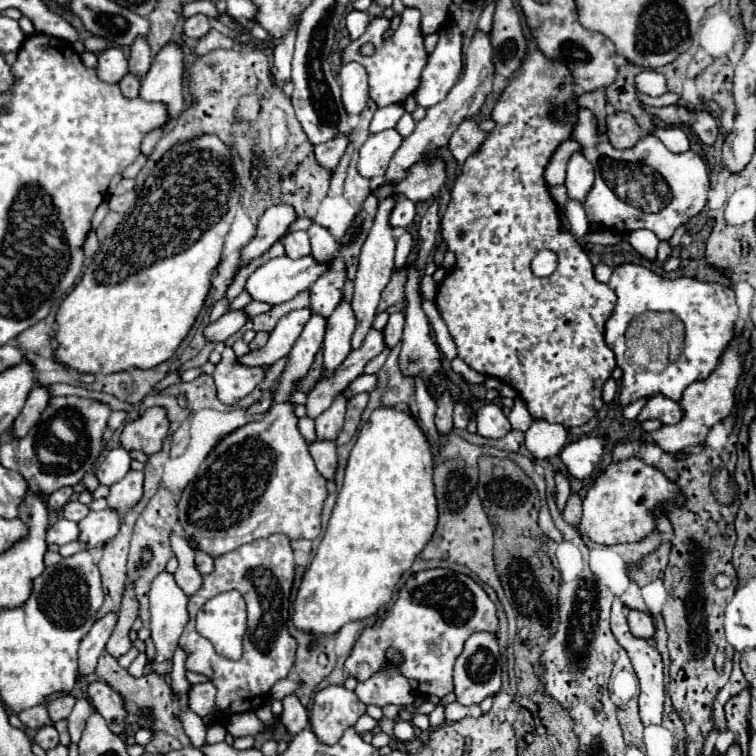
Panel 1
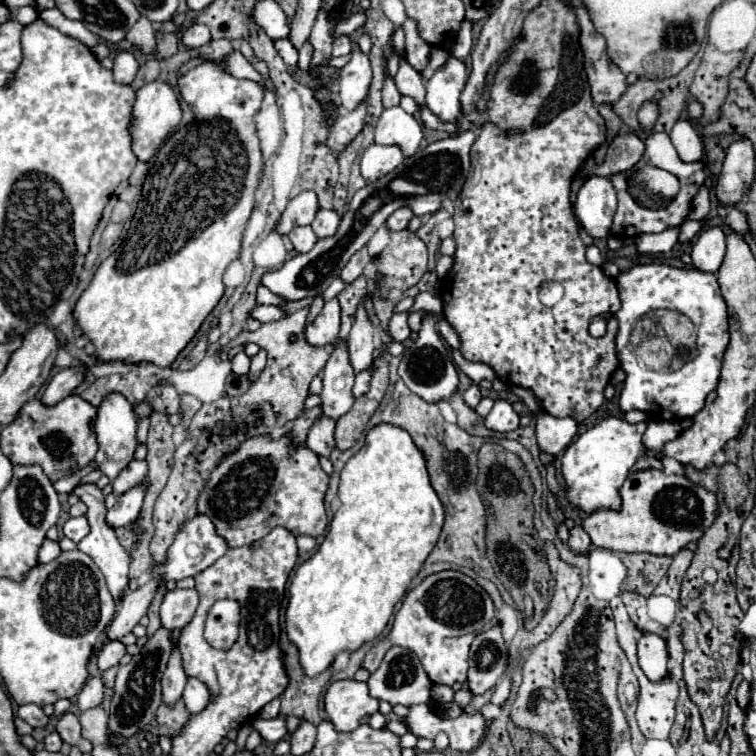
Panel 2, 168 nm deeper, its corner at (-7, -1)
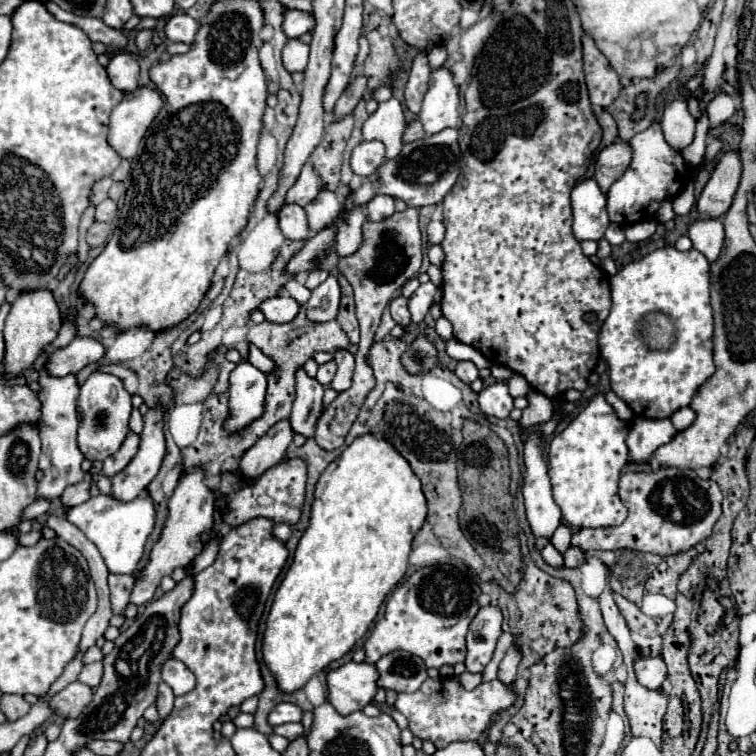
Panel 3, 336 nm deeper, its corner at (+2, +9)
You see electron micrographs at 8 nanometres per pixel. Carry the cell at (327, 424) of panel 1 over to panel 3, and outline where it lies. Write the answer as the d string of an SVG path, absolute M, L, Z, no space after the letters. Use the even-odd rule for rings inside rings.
M329 360L329 362L325 362L325 364L321 364L319 366L319 370L317 370L317 382L319 384L323 384L325 388L333 382L333 376L335 376L335 372L337 372L337 364L333 362L333 360Z

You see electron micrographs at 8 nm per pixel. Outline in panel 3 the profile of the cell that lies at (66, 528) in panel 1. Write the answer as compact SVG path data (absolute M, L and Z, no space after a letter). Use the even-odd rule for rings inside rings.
M99 494L95 498L89 498L85 504L69 508L65 518L77 528L81 528L81 532L85 532L85 536L97 546L109 572L113 574L133 574L133 570L137 568L137 562L143 556L145 540L151 534L155 524L153 502L147 494L141 494L131 502L119 502L111 496Z

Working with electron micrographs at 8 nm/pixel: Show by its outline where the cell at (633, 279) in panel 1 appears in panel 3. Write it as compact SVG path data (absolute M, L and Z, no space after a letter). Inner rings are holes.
M665 246L647 254L645 258L623 266L611 278L611 312L599 332L601 358L609 364L611 390L629 404L635 416L641 418L669 418L679 408L691 404L699 388L715 374L713 364L713 310L709 300L709 262L697 250L679 252L673 246ZM645 312L665 312L677 328L677 342L669 350L651 352L639 336L639 320Z

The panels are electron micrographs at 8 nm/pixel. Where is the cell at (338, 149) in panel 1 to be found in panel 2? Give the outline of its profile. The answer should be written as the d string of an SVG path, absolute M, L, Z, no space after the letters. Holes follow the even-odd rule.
M362 102L356 110L342 114L342 116L334 122L326 144L328 144L334 152L342 152L342 150L354 140L354 136L362 130L364 118L366 118L366 102Z

